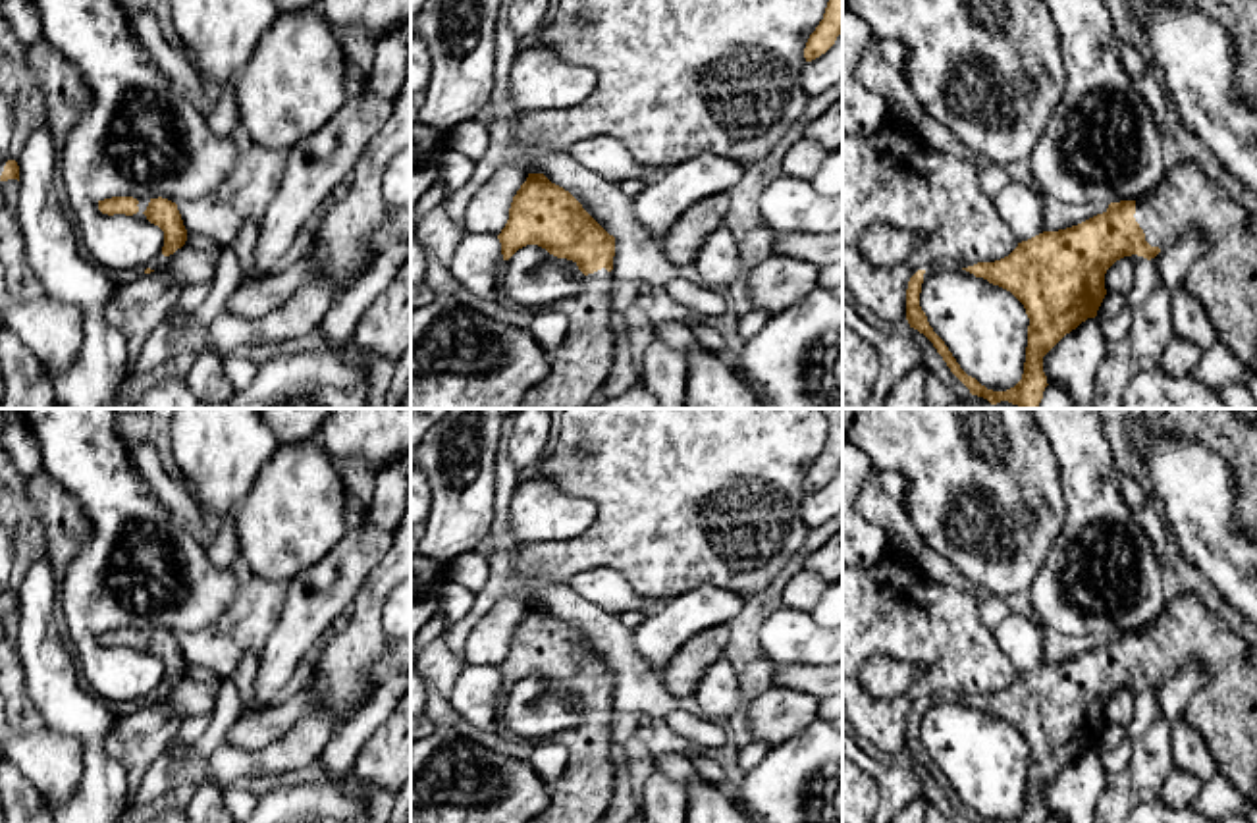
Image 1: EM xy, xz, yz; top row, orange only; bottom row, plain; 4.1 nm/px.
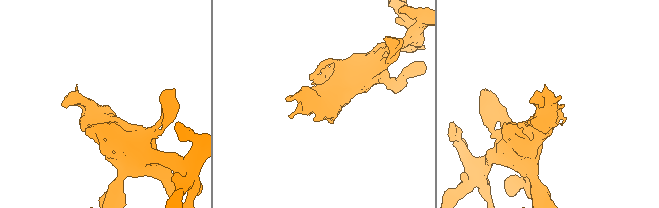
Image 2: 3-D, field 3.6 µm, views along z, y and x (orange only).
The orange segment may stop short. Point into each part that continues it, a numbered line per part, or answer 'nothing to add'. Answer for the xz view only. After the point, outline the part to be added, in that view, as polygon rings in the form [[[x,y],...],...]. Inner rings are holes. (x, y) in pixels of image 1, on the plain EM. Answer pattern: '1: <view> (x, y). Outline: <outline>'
1: xz (583, 793). Outline: [[[605,700],[584,707],[580,727],[549,738],[567,748],[565,771],[551,784],[551,802],[528,823],[598,823],[611,804],[609,761],[613,707]]]

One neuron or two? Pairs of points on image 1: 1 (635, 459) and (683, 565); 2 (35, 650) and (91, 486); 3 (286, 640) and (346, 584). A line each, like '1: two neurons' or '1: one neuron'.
1: one neuron
2: two neurons
3: one neuron

